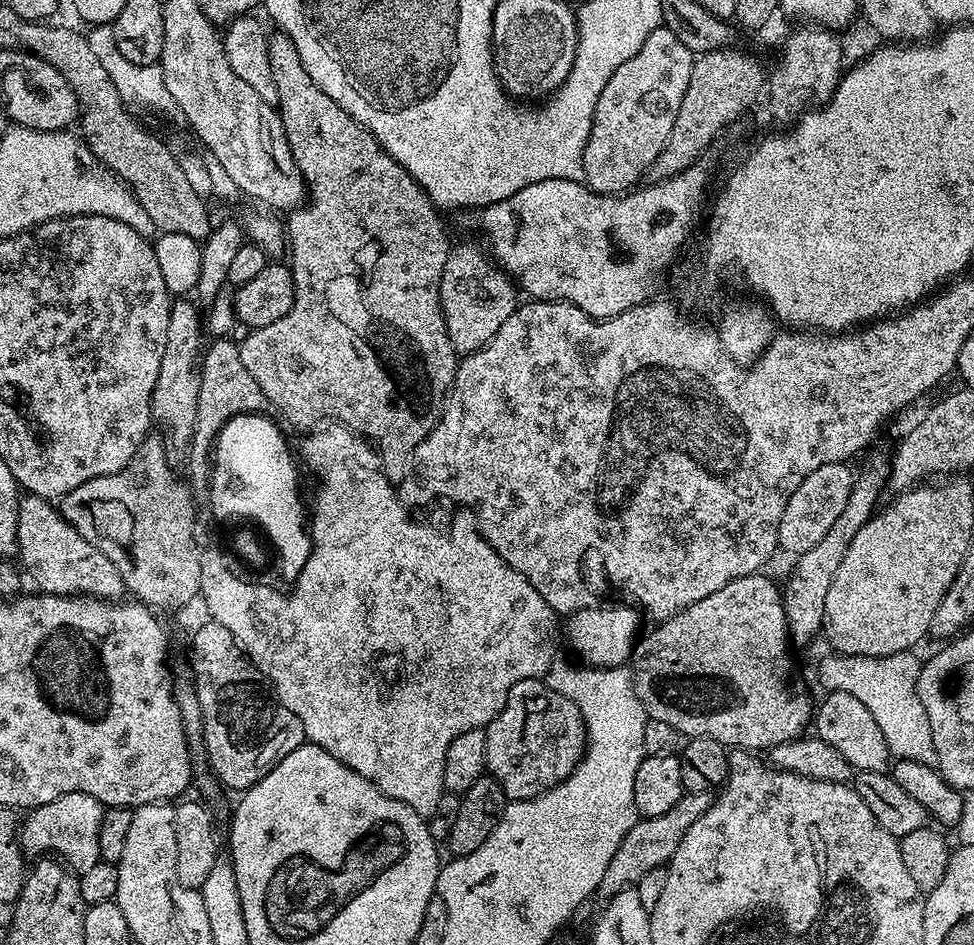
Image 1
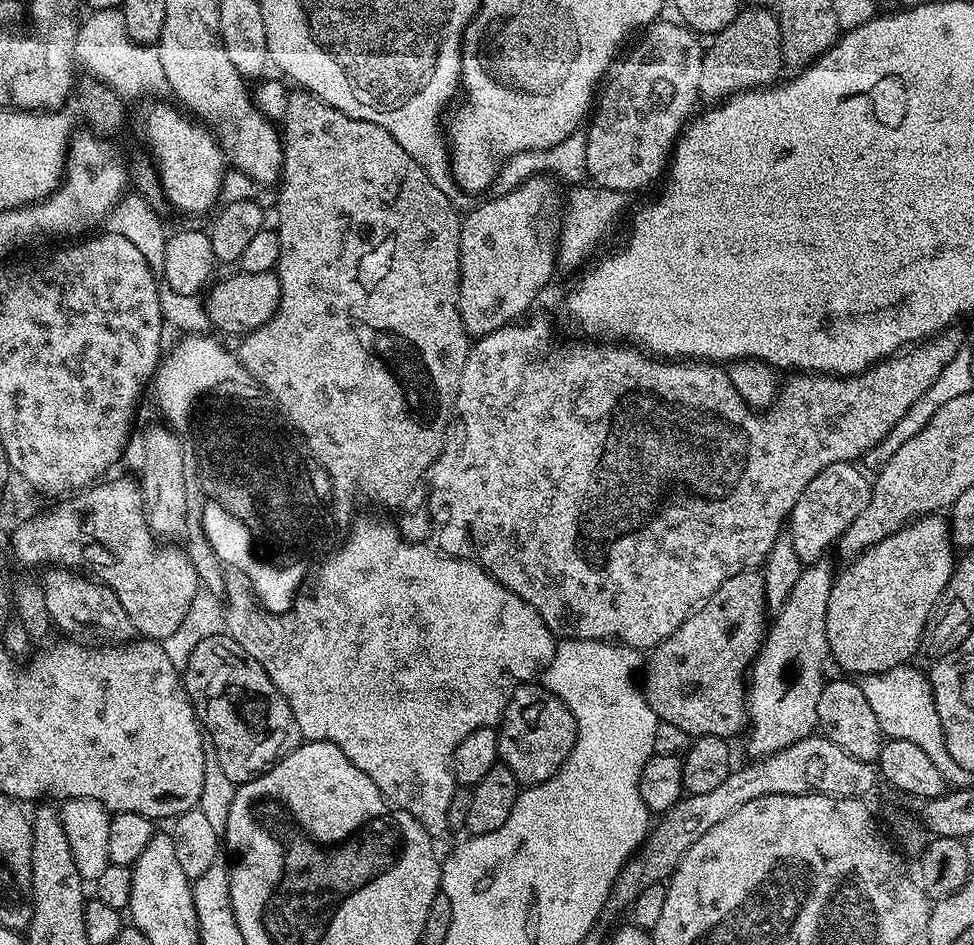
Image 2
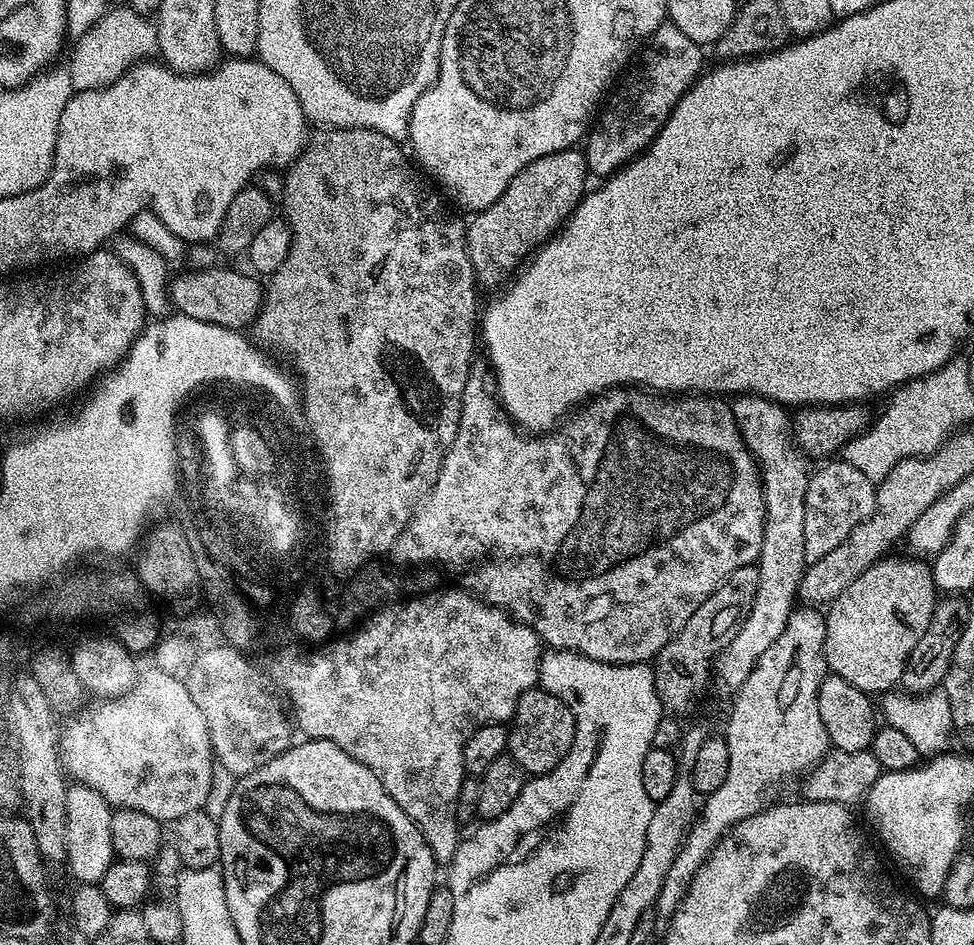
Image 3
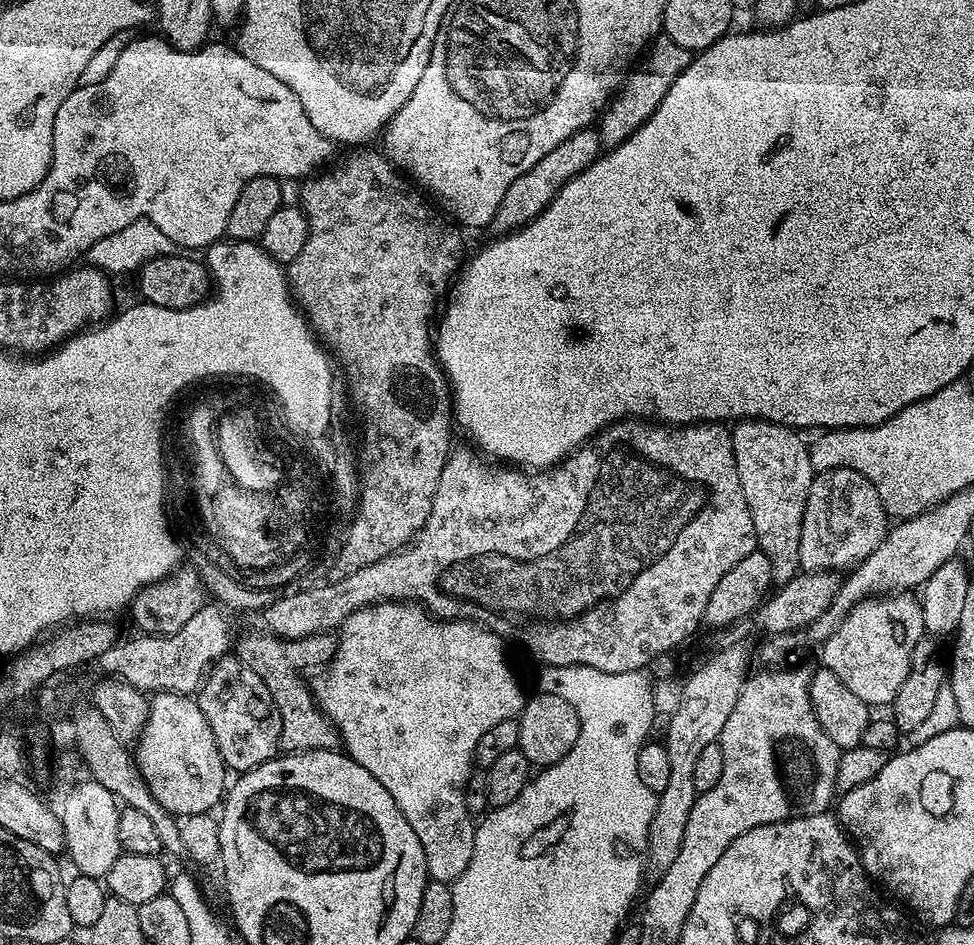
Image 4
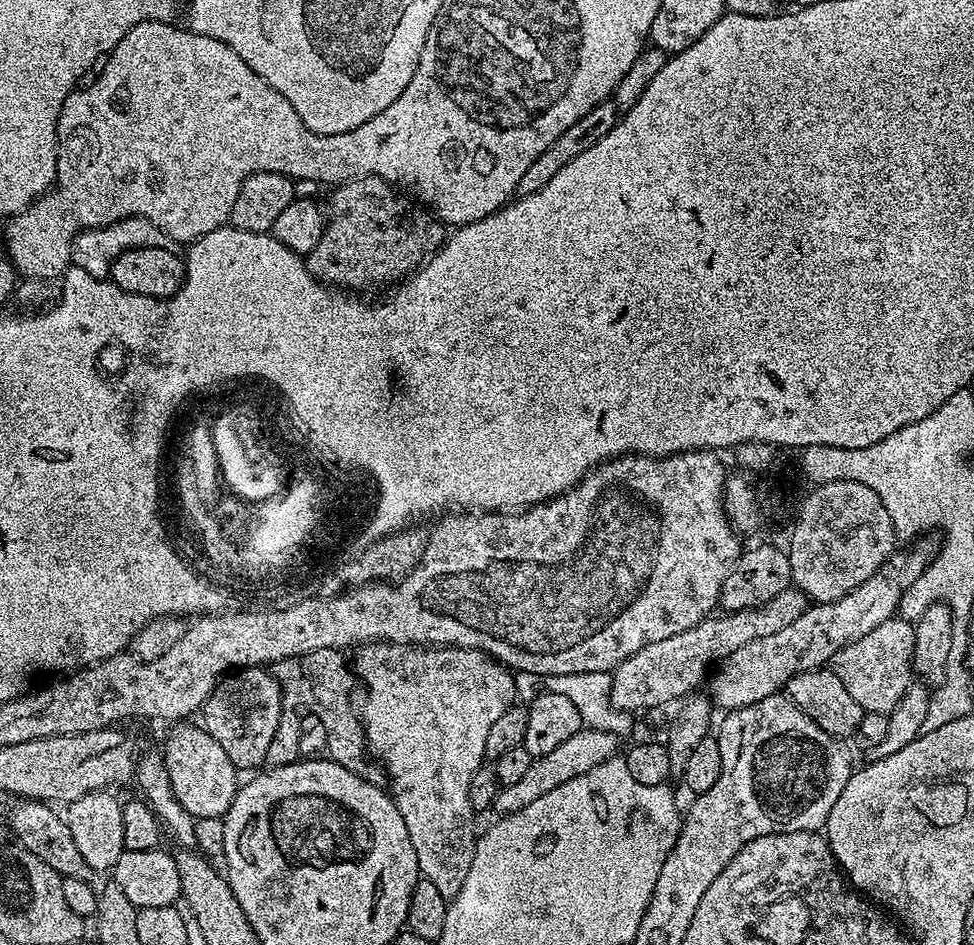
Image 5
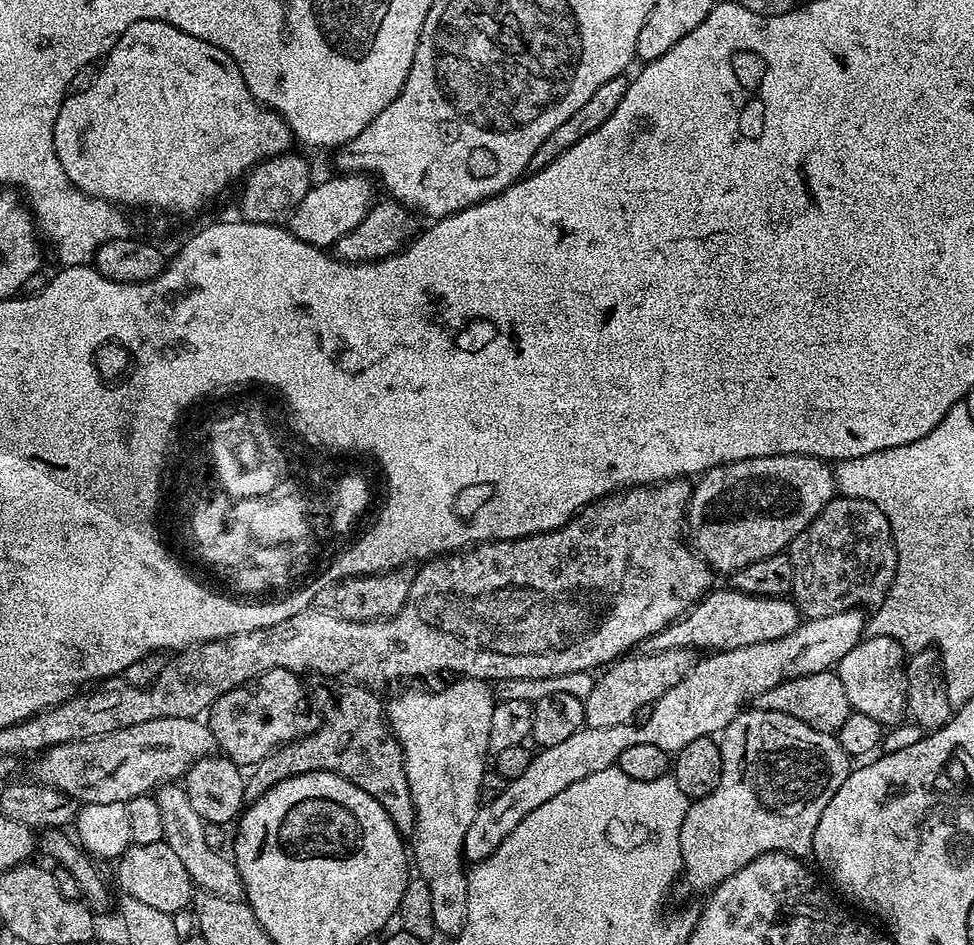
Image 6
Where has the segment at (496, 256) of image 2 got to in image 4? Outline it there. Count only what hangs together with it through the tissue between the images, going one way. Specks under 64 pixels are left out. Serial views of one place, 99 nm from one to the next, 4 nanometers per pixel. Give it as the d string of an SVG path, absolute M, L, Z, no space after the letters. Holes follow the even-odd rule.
M595 127L583 128L578 130L578 134L566 138L566 142L562 142L562 146L550 150L550 154L546 154L546 158L542 158L542 162L534 162L534 166L530 166L530 170L526 170L526 174L522 174L522 178L514 178L514 182L510 182L510 190L506 190L506 194L502 194L502 206L498 206L492 219L491 231L494 230L493 233L496 234L507 234L530 223L534 218L538 218L542 214L542 210L546 210L546 206L550 206L550 202L556 197L558 190L562 190L562 186L566 182L570 182L570 178L574 178L579 172L586 170L601 155L600 134Z

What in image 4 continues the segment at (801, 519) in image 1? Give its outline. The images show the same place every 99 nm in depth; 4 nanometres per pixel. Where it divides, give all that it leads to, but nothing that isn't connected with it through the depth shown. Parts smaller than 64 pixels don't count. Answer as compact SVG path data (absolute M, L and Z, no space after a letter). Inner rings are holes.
M835 468L829 472L817 472L806 498L805 516L802 518L802 536L799 543L800 567L806 572L834 572L840 568L851 570L862 563L868 555L882 542L888 533L890 517L884 511L884 504L876 487L865 478L849 468Z

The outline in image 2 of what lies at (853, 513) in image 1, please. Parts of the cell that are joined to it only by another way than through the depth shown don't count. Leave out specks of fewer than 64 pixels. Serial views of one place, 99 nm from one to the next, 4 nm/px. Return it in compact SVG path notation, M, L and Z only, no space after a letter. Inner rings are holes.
M821 558L815 564L801 567L798 582L794 583L785 604L775 613L776 621L771 621L764 642L752 662L750 679L746 684L748 698L748 736L749 757L761 758L775 754L784 747L806 739L818 728L818 698L822 698L822 690L826 683L824 676L824 659L829 659L828 639L826 638L826 606L830 606L830 590L834 579L834 571Z

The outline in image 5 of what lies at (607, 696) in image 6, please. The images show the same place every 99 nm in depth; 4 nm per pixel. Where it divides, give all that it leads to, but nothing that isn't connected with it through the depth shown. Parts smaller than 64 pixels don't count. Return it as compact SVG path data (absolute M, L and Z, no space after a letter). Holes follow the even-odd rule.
M793 586L757 608L720 616L712 614L690 626L690 630L682 630L682 634L673 634L671 638L662 638L662 642L650 642L650 646L642 646L638 654L630 654L630 658L623 660L611 673L610 698L613 708L636 714L639 708L640 712L650 707L672 706L683 701L699 689L696 687L703 680L705 683L709 669L734 654L734 650L746 646L746 642L754 642L754 638L778 634L778 630L790 626L790 622L795 622L809 606L805 592Z

